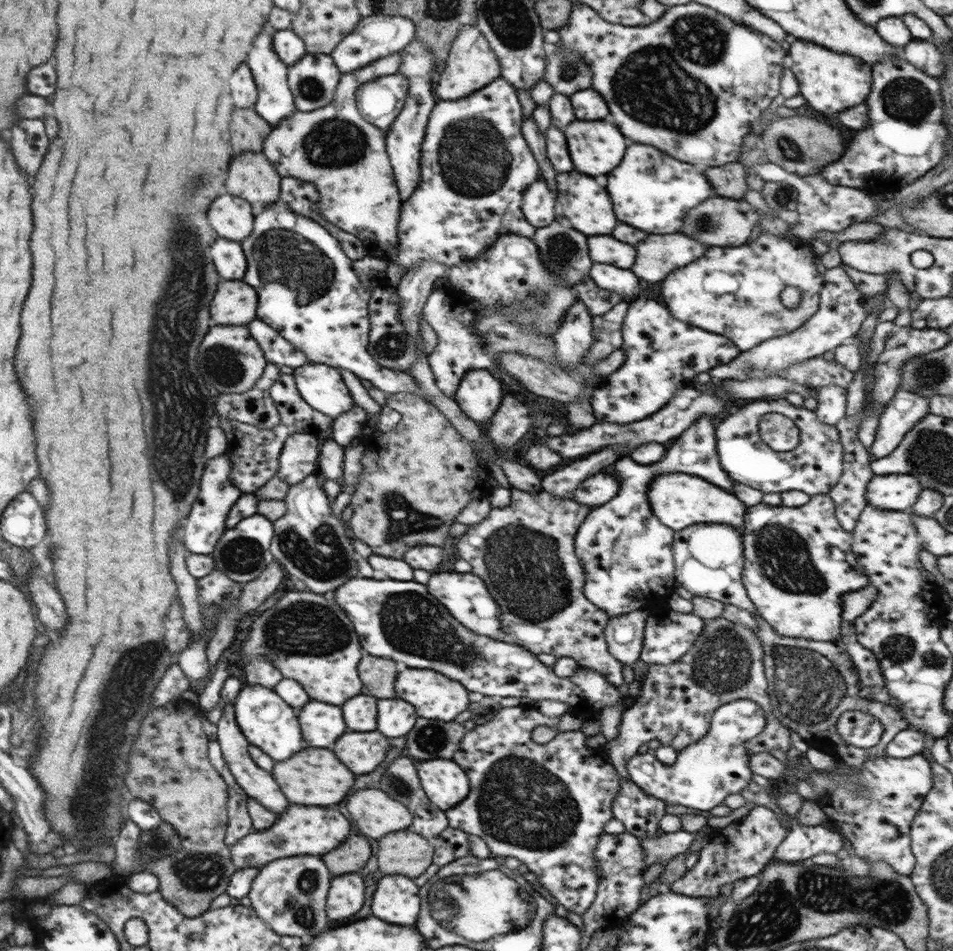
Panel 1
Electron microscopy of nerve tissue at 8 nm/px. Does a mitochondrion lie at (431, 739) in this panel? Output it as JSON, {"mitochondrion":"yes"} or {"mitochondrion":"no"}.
{"mitochondrion":"yes"}

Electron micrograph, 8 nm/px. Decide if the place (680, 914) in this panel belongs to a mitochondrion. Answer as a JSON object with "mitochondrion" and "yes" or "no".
{"mitochondrion":"no"}

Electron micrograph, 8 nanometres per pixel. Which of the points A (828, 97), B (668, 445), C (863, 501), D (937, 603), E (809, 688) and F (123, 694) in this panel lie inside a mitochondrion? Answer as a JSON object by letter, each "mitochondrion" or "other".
{"A":"other","B":"other","C":"other","D":"other","E":"mitochondrion","F":"mitochondrion"}

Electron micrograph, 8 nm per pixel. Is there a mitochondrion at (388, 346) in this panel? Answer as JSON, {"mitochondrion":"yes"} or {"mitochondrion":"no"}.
{"mitochondrion":"yes"}

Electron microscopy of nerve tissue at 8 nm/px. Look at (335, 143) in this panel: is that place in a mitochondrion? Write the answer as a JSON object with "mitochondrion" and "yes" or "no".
{"mitochondrion":"yes"}

